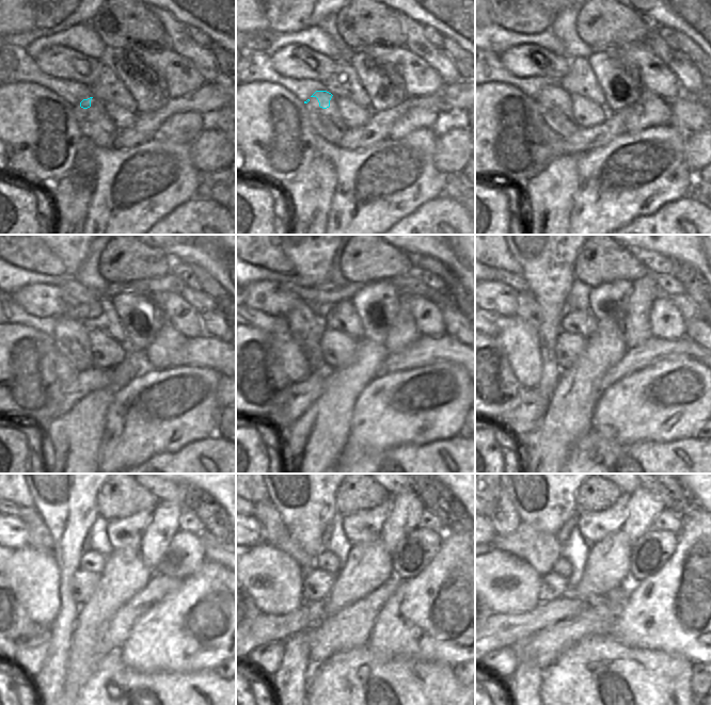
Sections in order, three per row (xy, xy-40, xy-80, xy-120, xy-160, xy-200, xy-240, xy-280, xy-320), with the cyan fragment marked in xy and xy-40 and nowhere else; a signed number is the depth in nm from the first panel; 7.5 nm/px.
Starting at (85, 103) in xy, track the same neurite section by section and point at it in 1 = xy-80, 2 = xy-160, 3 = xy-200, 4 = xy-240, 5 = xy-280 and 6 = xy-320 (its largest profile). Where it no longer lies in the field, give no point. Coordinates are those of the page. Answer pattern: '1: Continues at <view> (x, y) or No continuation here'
1: Continues at xy-80 (563, 97)
2: Continues at xy-160 (303, 322)
3: Continues at xy-200 (548, 256)
4: Continues at xy-240 (65, 495)
5: Continues at xy-280 (304, 495)
6: Continues at xy-320 (543, 495)

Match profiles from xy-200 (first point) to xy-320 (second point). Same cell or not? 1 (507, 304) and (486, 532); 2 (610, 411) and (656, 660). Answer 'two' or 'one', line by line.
1: one
2: two

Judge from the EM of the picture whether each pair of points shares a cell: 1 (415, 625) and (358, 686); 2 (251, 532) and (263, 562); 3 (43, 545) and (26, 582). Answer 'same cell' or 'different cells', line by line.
1: different cells
2: different cells
3: different cells

